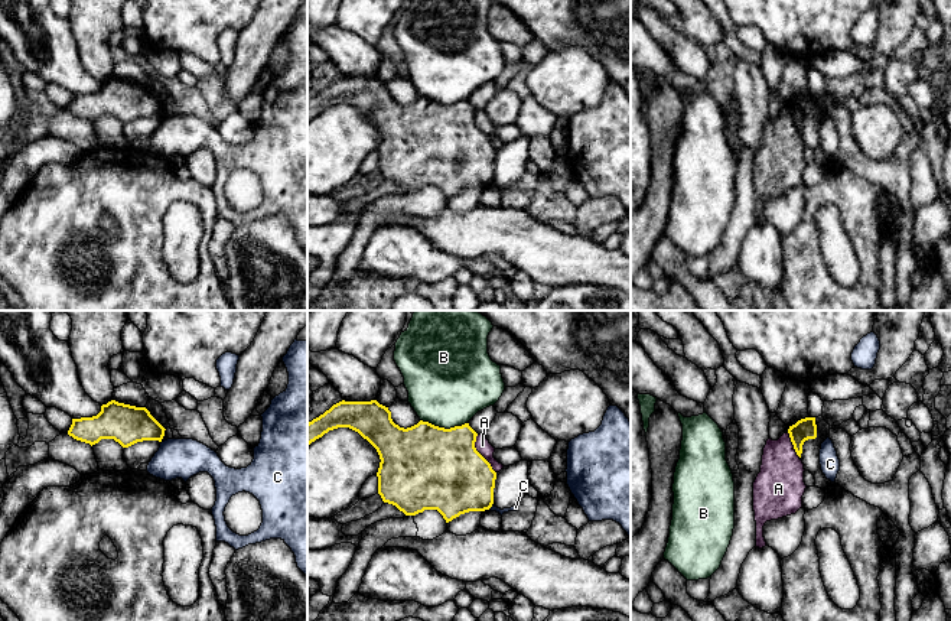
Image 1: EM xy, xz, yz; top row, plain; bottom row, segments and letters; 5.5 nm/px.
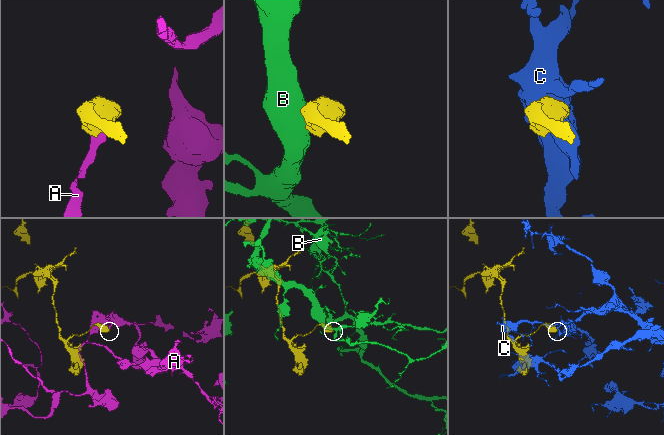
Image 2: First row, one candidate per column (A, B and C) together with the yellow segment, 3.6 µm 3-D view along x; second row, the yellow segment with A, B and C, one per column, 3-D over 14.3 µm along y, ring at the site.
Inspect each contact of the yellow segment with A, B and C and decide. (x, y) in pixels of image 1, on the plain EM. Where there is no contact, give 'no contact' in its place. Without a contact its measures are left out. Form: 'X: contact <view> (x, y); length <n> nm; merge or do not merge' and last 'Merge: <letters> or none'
A: contact xz (479, 130); length 240 nm; do not merge
B: contact xz (443, 104); length 280 nm; do not merge
C: contact xz (491, 182); length 50 nm; do not merge
Merge: none

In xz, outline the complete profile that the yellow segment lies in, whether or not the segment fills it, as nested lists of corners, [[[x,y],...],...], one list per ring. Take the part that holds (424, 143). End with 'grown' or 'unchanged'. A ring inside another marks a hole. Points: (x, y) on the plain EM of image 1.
[[[377,77],[339,78],[307,100],[307,123],[329,107],[349,104],[367,116],[380,131],[378,170],[384,179],[395,182],[406,192],[437,186],[446,199],[469,188],[485,188],[494,181],[496,149],[476,127],[478,110],[465,100],[450,105],[420,97],[411,104],[400,104],[388,84]]] | unchanged

